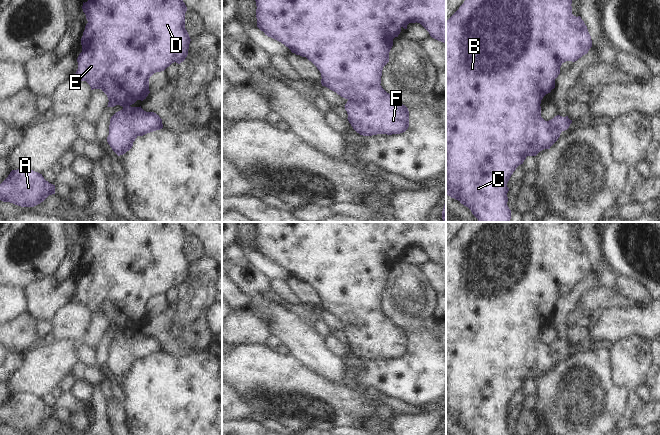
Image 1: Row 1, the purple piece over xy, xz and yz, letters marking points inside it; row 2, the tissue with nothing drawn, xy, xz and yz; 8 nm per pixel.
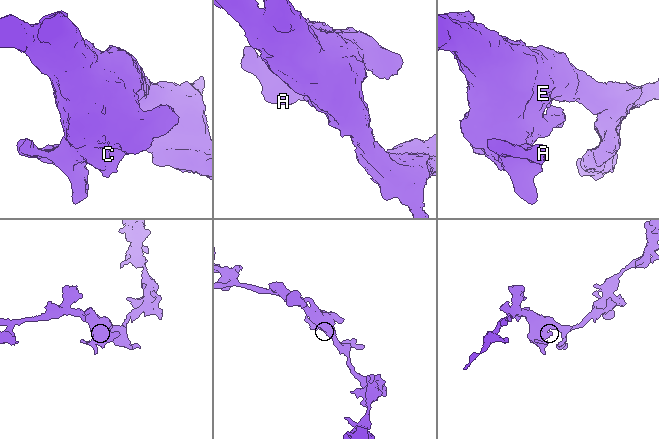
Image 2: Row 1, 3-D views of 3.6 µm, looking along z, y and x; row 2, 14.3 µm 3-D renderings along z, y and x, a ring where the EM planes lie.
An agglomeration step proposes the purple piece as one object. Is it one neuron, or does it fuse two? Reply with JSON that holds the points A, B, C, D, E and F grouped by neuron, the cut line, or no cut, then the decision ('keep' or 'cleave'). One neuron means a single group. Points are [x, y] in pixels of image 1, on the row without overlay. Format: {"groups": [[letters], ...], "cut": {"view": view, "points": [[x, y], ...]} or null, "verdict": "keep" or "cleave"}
{"groups": [["A", "B", "C", "D", "E", "F"]], "cut": null, "verdict": "keep"}

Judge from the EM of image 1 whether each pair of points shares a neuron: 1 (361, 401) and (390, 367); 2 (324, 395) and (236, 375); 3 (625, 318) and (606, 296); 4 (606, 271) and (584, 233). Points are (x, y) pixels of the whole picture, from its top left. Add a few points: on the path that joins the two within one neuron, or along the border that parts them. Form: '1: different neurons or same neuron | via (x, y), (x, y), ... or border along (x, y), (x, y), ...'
1: different neurons | border along (355, 385), (362, 389)
2: same neuron | via (302, 390), (283, 389), (258, 375)
3: different neurons | border along (640, 307), (607, 308), (604, 311)
4: same neuron | via (598, 262), (590, 242)

